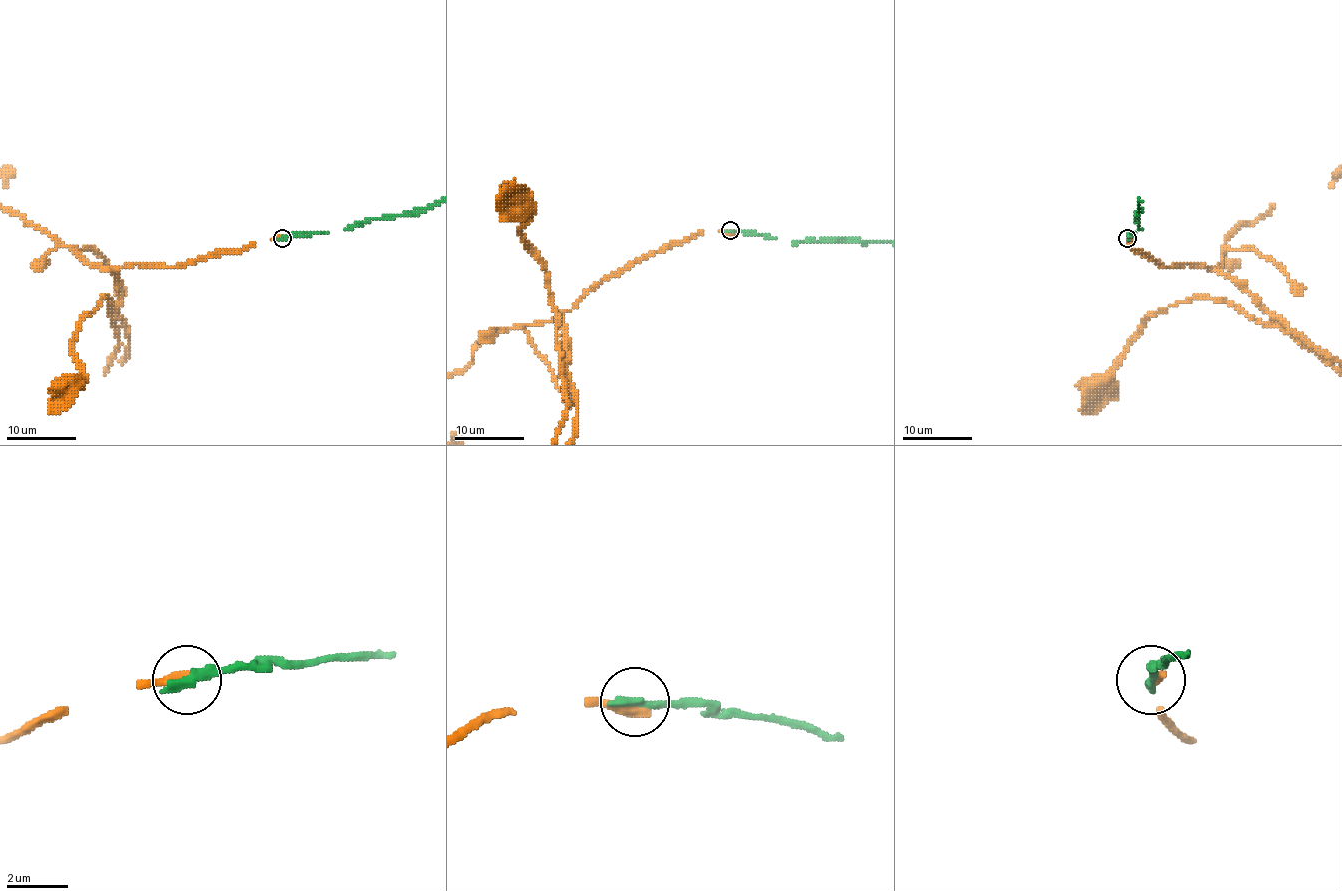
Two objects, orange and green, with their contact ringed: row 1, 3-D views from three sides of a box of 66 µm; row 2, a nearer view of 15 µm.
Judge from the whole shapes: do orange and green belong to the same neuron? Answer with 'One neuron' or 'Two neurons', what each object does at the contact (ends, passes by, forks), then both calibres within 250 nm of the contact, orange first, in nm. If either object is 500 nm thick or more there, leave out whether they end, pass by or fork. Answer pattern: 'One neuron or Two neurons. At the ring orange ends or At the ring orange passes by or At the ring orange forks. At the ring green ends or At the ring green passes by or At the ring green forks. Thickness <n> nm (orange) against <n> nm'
Two neurons. At the ring orange ends. At the ring green ends. Thickness 380 nm (orange) against 360 nm

